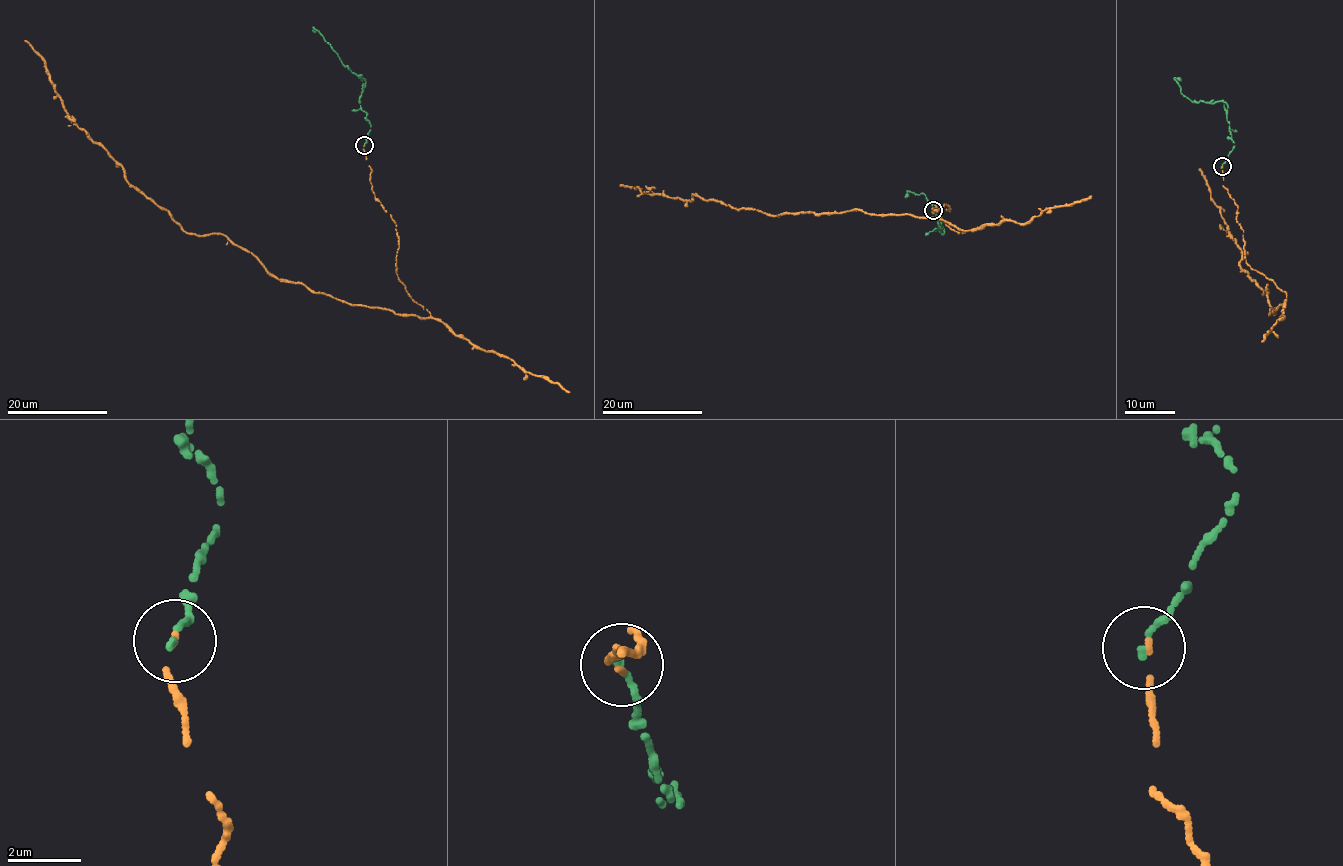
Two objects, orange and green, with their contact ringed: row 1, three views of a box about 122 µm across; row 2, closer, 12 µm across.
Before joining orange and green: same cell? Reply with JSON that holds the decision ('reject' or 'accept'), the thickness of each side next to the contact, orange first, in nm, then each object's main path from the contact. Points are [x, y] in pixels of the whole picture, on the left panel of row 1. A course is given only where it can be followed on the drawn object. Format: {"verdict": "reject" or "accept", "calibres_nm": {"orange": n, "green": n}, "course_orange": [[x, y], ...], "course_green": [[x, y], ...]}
{"verdict": "accept", "calibres_nm": {"orange": 130, "green": 180}, "course_orange": [[364, 145], [399, 279], [429, 317], [312, 292], [224, 235], [187, 233], [78, 127], [24, 41]], "course_green": [[364, 145], [371, 126], [366, 113], [360, 107], [360, 95], [366, 81], [342, 63], [315, 28], [312, 30]]}

